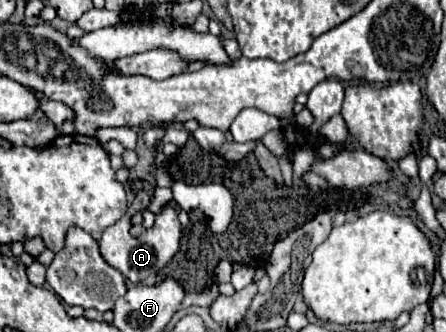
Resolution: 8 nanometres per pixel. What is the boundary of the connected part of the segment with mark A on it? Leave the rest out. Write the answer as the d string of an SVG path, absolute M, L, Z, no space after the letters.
M146 191L136 193L136 199L134 199L132 205L128 207L126 215L124 215L120 221L116 221L114 225L110 225L110 227L104 231L102 239L98 241L102 257L104 257L112 267L116 267L116 269L118 269L128 281L132 281L132 283L142 283L142 281L152 279L152 277L176 255L176 251L178 251L178 247L180 247L182 225L180 225L180 221L178 221L176 209L174 209L172 205L164 205L162 211L156 215L154 225L152 225L148 231L144 231L140 237L136 237L136 235L130 233L130 229L132 229L132 227L130 227L130 217L132 217L134 213L146 209L148 203L150 203L150 195L148 195Z

